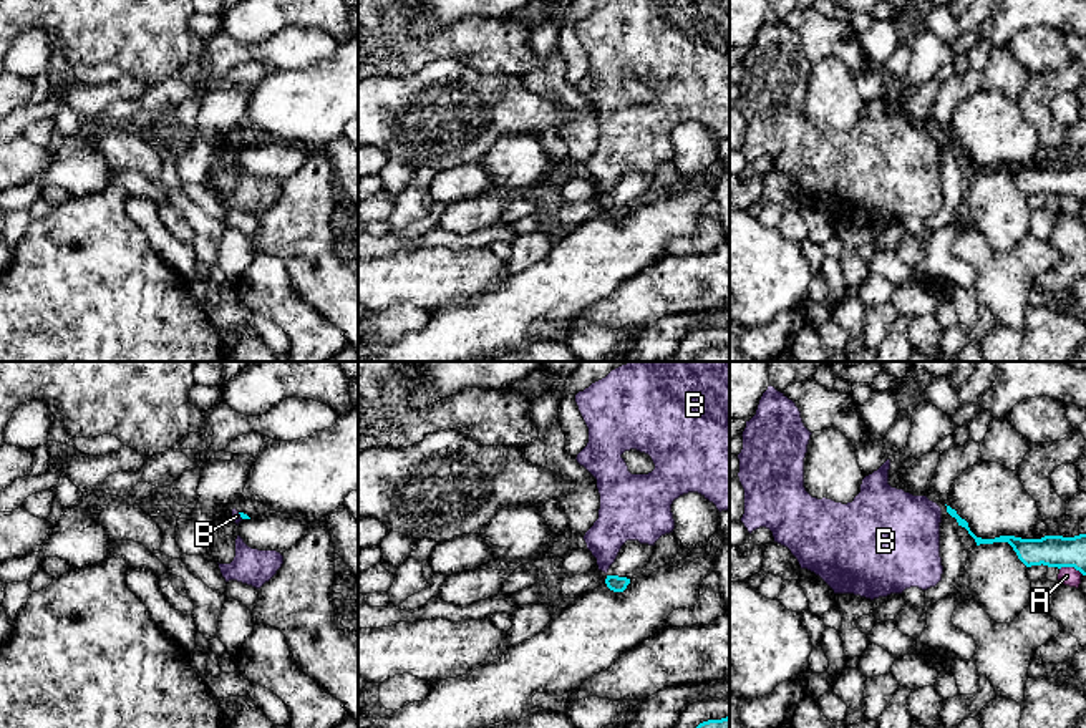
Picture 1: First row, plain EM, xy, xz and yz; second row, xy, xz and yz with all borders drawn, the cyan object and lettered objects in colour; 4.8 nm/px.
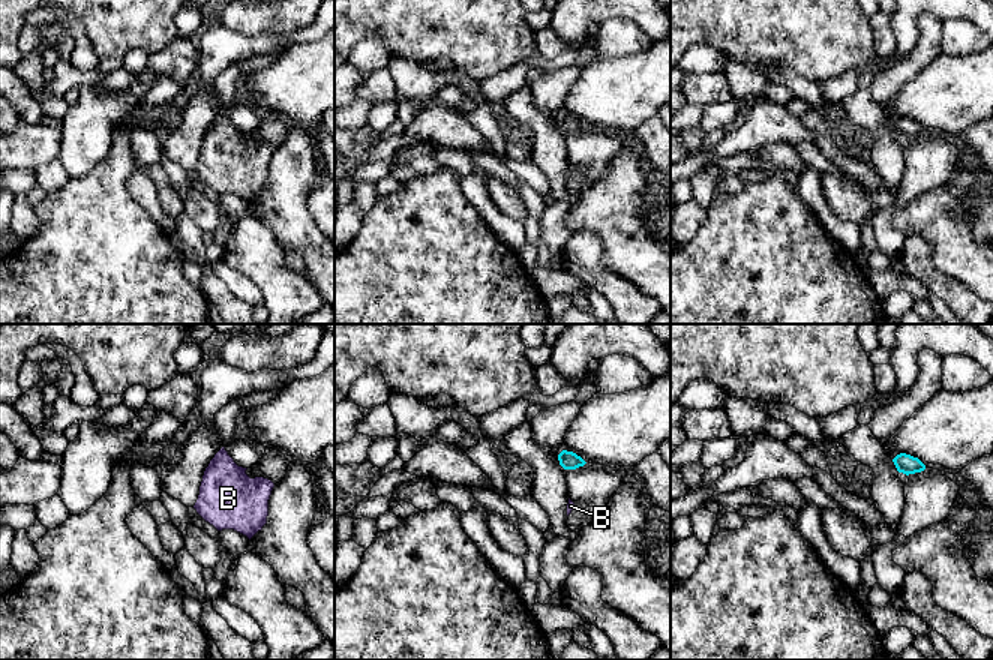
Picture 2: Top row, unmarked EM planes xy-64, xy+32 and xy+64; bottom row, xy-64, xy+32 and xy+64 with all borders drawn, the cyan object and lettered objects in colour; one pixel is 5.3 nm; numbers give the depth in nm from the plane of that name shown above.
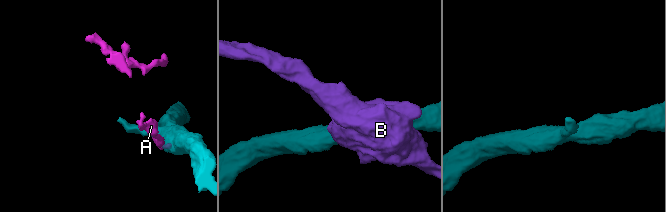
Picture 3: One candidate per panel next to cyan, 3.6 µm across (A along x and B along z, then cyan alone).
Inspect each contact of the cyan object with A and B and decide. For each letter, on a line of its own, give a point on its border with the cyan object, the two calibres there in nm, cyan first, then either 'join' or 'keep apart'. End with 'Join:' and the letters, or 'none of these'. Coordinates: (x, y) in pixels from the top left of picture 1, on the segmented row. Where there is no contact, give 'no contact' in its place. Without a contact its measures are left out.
A: yz (1071, 566) | 160/90 nm | keep apart
B: xy (241, 516) | 30/50 nm | keep apart
Join: none of these

